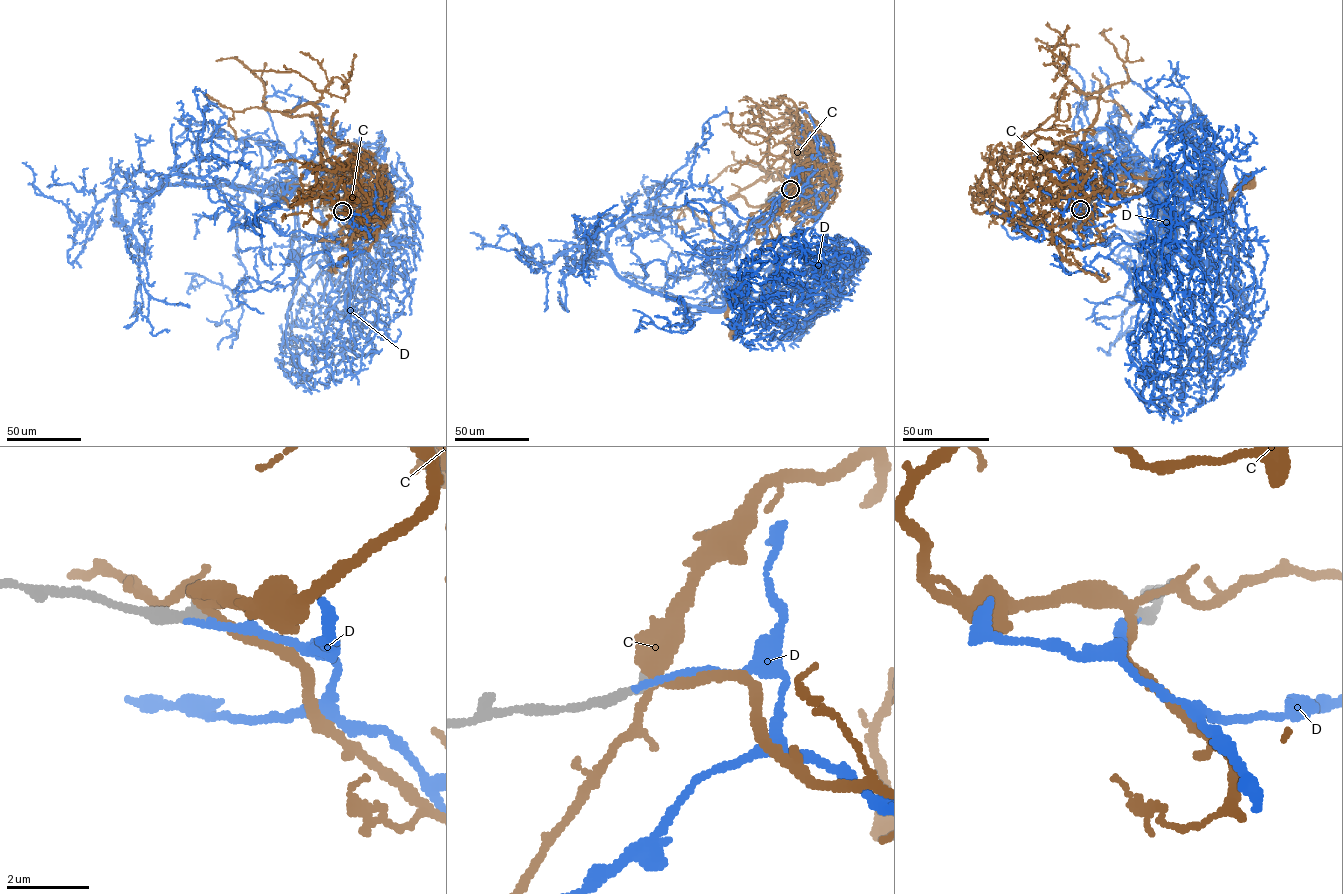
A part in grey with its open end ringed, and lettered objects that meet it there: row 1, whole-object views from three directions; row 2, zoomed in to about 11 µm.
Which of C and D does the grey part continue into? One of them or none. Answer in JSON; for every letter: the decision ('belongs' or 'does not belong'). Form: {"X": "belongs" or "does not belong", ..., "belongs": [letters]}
{"C": "does not belong", "D": "belongs", "belongs": ["D"]}

